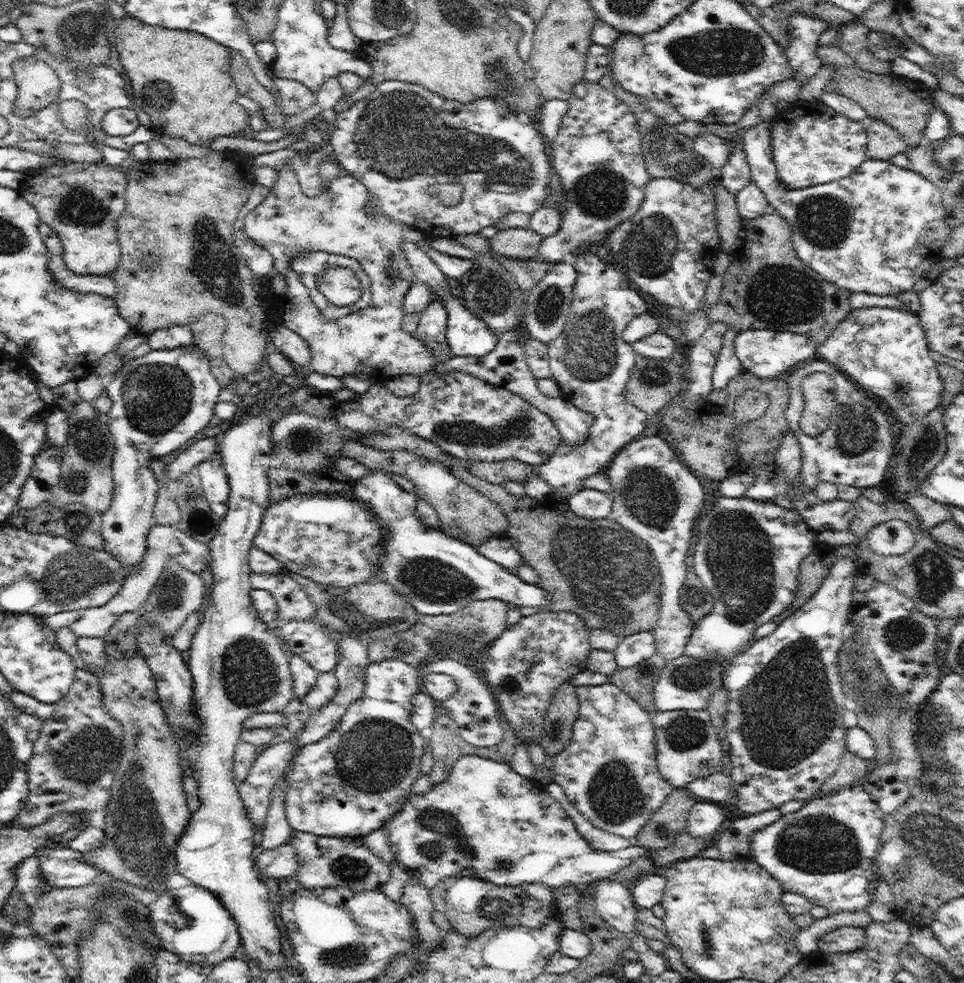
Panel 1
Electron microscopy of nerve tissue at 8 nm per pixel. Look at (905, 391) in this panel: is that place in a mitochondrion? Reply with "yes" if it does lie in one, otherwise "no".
yes

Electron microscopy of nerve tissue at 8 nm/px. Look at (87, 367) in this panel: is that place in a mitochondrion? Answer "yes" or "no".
no

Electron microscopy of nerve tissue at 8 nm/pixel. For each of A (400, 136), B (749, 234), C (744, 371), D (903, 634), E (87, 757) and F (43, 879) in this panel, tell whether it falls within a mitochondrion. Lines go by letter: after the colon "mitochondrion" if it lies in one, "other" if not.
A: mitochondrion
B: other
C: other
D: mitochondrion
E: mitochondrion
F: other

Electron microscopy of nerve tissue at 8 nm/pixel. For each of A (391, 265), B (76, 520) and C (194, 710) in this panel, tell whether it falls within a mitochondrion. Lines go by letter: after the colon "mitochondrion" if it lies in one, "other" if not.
A: mitochondrion
B: mitochondrion
C: other

